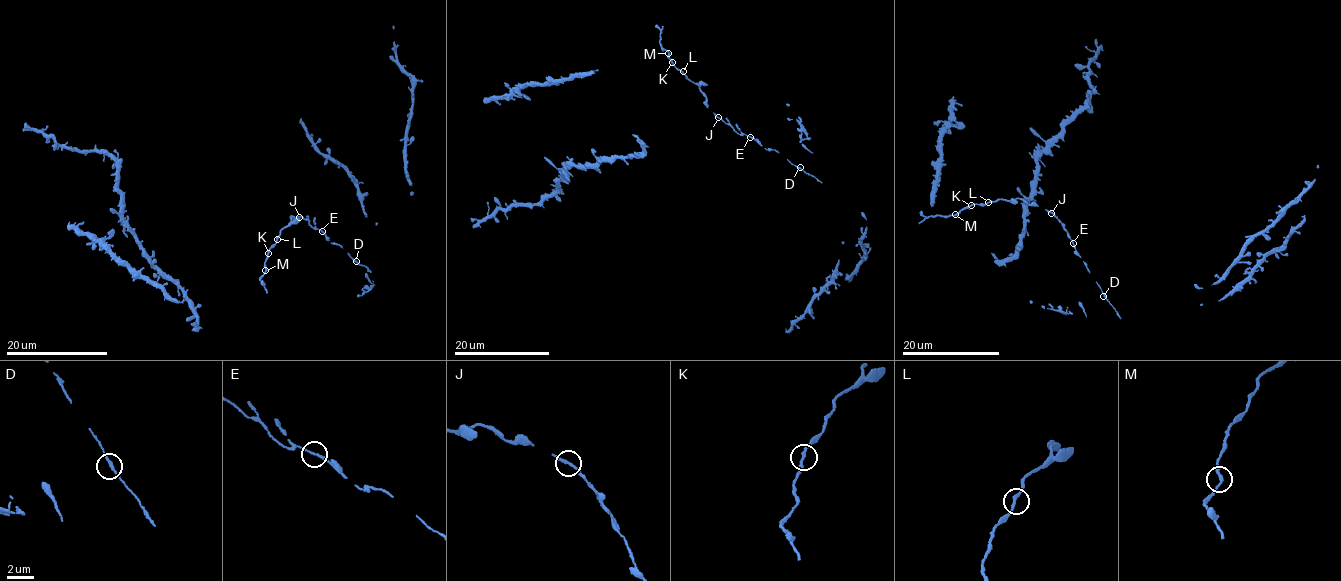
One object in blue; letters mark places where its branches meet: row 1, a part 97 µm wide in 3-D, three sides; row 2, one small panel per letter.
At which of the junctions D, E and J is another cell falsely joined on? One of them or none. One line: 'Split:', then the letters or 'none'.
Split: none

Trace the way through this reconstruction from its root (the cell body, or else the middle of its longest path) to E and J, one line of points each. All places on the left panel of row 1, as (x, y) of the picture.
E: (276, 240), (290, 217), (301, 216), (322, 231)
J: (276, 240), (290, 217), (299, 216)

